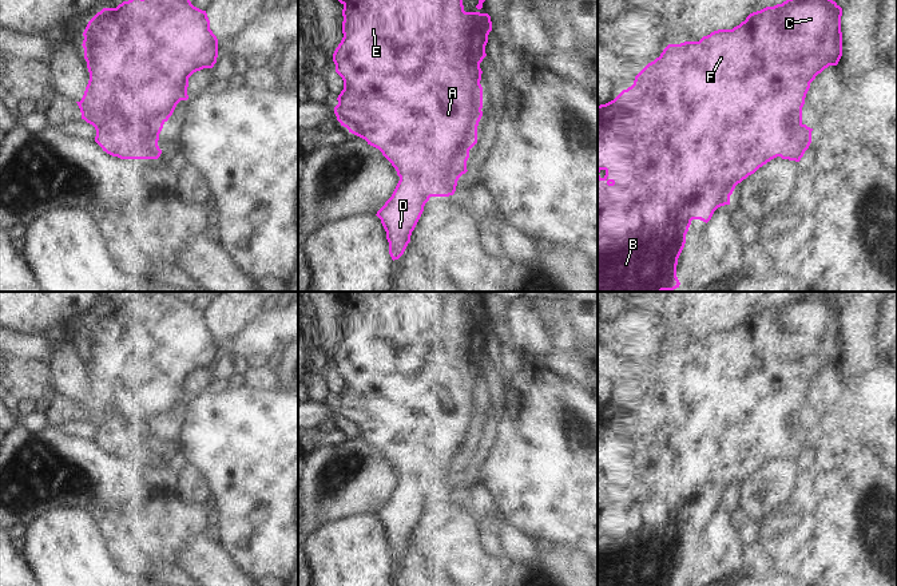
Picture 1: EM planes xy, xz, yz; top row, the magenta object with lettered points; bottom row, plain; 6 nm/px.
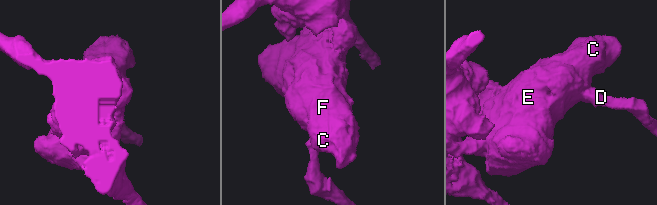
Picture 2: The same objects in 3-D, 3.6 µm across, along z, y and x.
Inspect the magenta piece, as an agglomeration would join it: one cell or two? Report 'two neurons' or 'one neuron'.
one neuron

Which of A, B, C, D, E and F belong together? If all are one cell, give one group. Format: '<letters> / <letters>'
A B C D E F

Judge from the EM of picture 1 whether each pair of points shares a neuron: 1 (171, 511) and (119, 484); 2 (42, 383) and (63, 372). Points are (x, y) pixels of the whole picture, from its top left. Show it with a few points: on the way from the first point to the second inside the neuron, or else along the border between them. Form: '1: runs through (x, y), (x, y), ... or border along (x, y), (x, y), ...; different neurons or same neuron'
1: border along (161, 472), (146, 487), (142, 497), (112, 505); different neurons
2: border along (46, 363), (55, 392); different neurons

